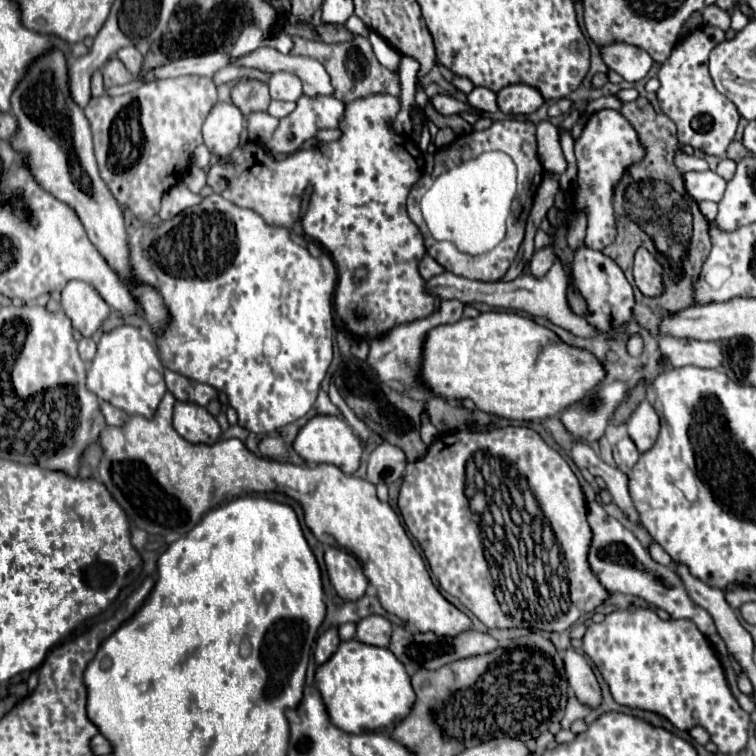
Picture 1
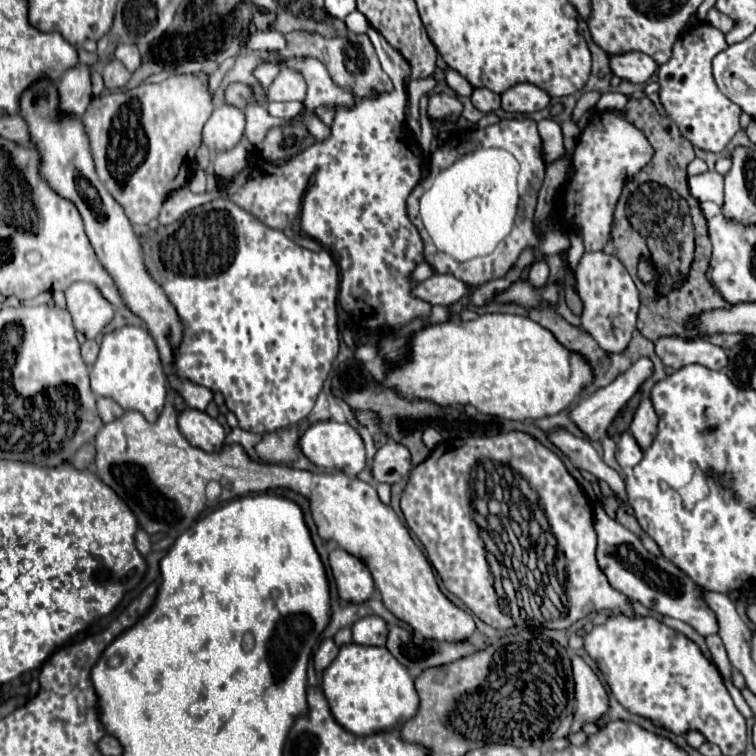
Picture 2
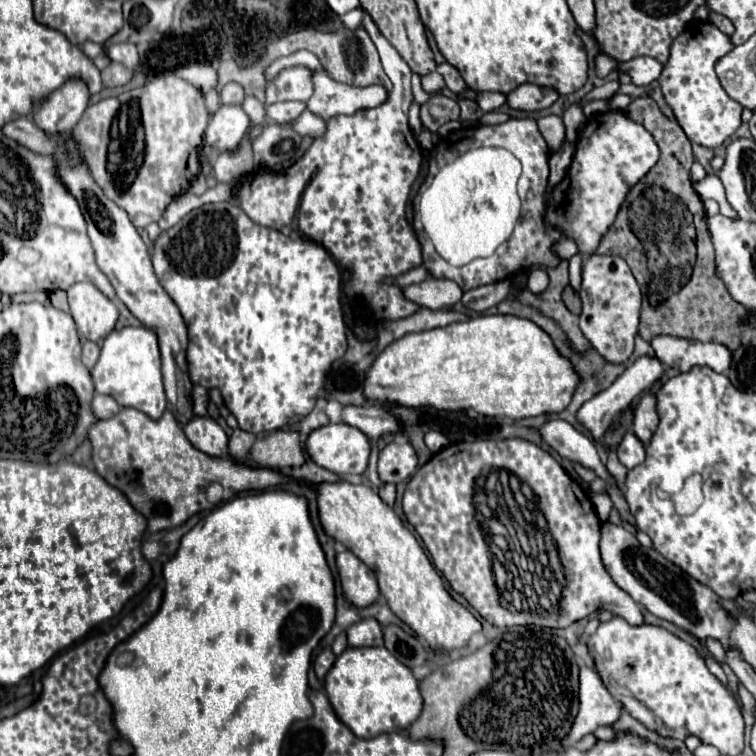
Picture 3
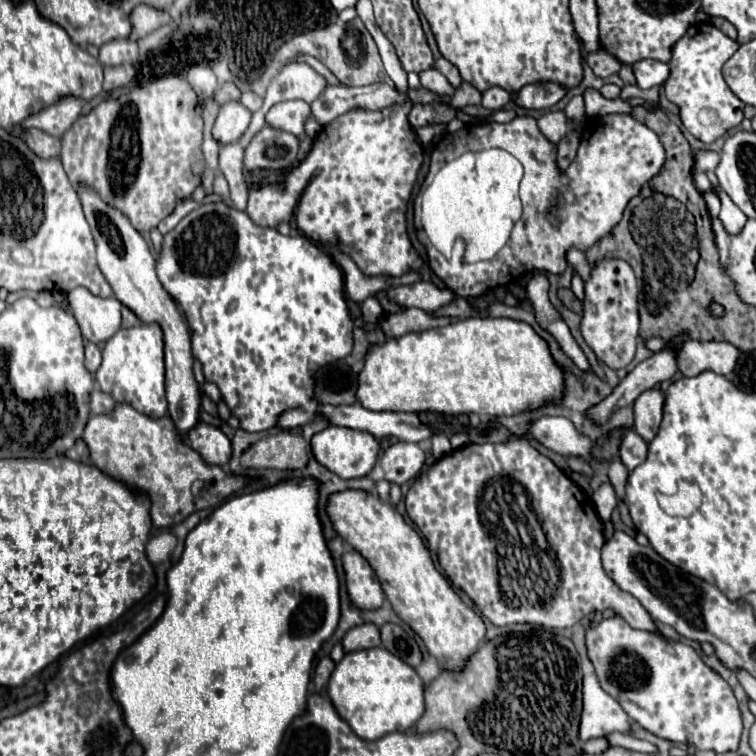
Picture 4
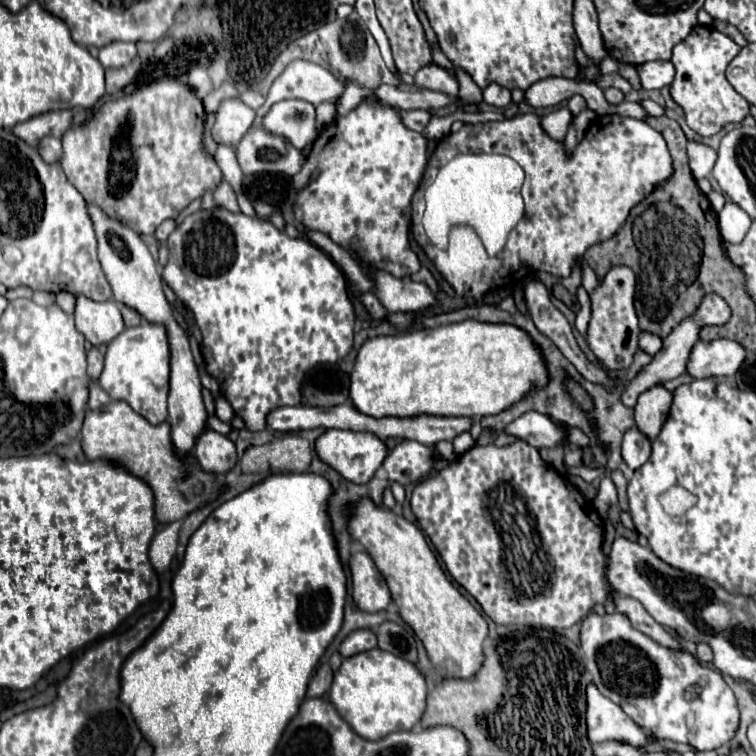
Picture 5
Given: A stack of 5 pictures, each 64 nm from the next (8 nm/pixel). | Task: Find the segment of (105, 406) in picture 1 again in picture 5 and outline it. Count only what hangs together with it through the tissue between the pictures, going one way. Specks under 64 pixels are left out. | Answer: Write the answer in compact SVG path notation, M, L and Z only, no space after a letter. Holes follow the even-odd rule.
M90 382L90 386L88 386L88 390L90 390L90 400L88 400L88 406L92 408L92 410L96 410L96 408L100 408L100 406L104 406L104 404L108 404L110 402L110 396L100 388L100 384L98 382Z

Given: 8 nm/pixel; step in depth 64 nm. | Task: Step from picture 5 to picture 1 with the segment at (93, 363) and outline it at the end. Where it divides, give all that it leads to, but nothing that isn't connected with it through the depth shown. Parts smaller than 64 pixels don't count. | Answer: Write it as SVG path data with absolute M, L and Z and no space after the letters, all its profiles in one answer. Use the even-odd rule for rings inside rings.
M82 338L78 342L78 350L80 350L80 358L86 364L90 364L94 360L94 356L96 356L96 342L92 338Z

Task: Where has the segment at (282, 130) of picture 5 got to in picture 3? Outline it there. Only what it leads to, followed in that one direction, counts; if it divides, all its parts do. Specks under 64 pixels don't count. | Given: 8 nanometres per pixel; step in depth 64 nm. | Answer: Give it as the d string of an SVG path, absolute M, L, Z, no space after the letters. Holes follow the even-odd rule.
M276 102L266 108L266 116L274 120L276 124L290 126L292 122L298 120L298 116L306 110L304 102Z

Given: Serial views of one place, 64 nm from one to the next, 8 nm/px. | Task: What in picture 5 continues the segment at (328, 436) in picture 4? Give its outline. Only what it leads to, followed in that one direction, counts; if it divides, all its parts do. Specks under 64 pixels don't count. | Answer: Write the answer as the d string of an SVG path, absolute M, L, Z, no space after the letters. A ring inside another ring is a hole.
M326 430L316 440L316 452L320 460L330 464L336 472L340 472L346 480L354 484L366 484L372 480L376 470L388 456L386 444L372 432L352 432L352 430Z

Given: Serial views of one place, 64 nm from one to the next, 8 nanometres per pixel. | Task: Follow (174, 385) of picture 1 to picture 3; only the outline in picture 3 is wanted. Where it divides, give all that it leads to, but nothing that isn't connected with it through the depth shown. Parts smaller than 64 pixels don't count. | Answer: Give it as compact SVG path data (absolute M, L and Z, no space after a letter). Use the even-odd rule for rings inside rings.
M196 386L196 388L192 390L192 398L194 398L194 414L196 414L196 416L207 416L209 396L206 388L204 388L204 386Z

